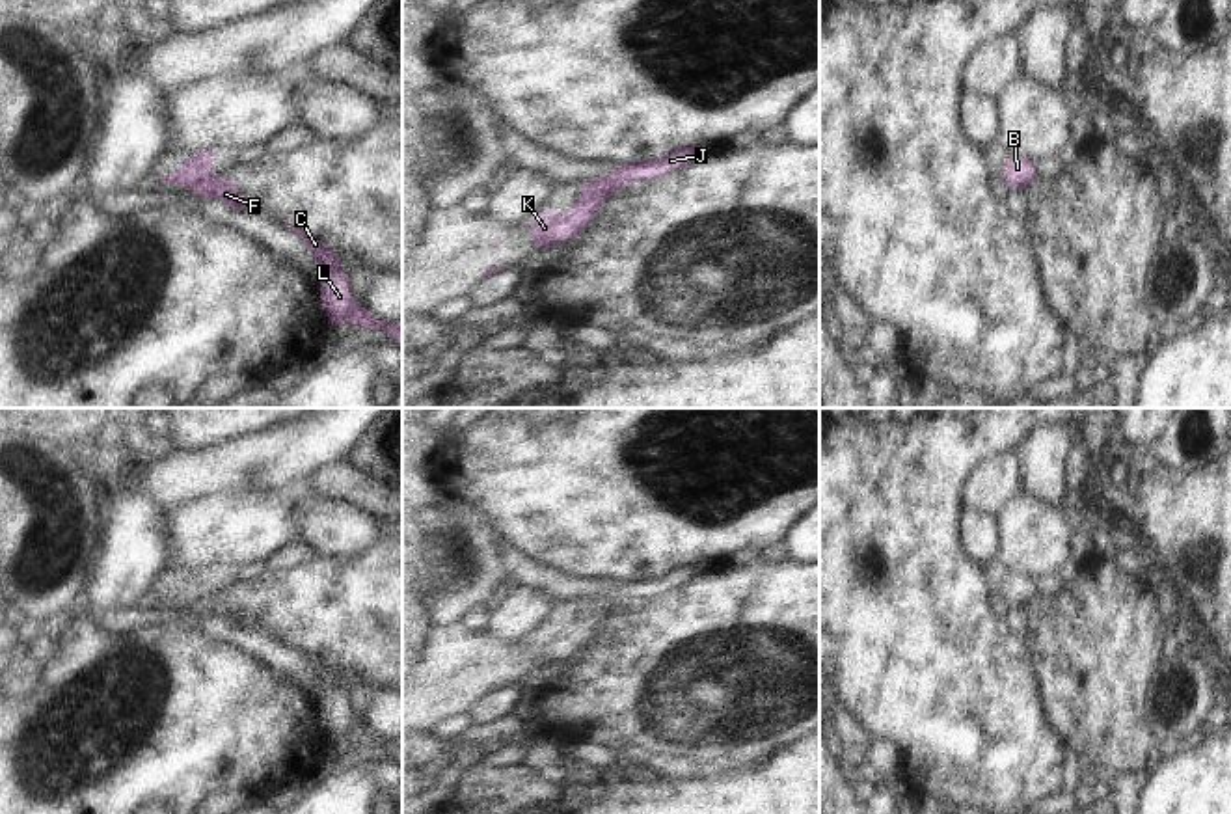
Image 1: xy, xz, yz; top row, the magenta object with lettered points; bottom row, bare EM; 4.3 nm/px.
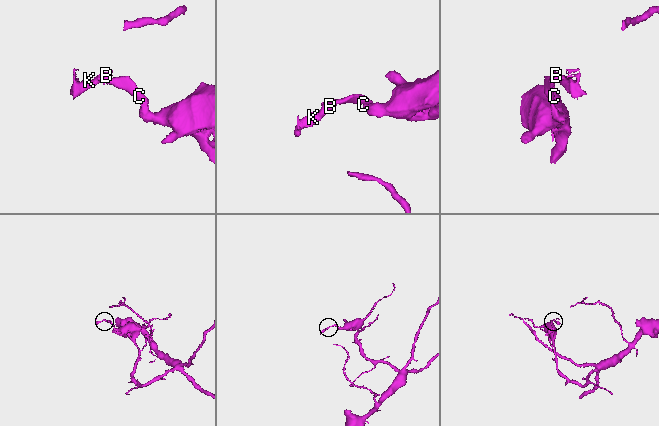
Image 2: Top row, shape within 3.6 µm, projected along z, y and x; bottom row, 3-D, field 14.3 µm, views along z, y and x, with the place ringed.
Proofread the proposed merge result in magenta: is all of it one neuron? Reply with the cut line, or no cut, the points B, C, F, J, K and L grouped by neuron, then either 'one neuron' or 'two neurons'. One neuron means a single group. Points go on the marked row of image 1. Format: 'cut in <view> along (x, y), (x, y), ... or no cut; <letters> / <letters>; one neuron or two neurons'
cut in xy along (209, 176), (187, 187); B K / C F J L; two neurons

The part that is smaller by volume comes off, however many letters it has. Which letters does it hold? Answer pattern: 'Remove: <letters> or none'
Remove: B, K

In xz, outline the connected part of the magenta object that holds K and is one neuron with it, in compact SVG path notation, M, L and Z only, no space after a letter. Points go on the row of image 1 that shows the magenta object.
M596 179L579 190L581 199L568 214L555 218L551 209L546 209L529 224L538 251L564 240L575 240L596 220L600 207L620 188L611 179Z

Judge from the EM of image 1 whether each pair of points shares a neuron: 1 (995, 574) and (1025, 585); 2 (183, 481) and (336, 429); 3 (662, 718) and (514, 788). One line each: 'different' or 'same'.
1: same
2: same
3: different

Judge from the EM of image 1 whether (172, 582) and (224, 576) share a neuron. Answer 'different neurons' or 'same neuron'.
same neuron

